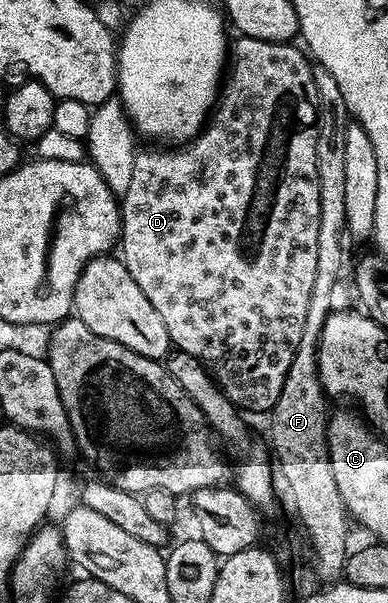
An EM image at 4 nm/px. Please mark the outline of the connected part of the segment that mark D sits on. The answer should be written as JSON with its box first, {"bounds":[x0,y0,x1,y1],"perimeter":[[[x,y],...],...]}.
{"bounds":[119,36,319,415],"perimeter":[[[238,36],[238,37],[237,37],[237,38],[236,38],[236,40],[237,40],[237,42],[235,42],[235,43],[234,43],[234,45],[233,45],[233,42],[232,42],[232,44],[230,44],[230,45],[229,45],[229,46],[228,46],[228,49],[227,49],[227,76],[226,76],[226,77],[225,77],[225,78],[224,78],[224,81],[223,81],[223,84],[222,84],[222,86],[221,86],[221,88],[220,88],[220,90],[219,90],[219,96],[218,96],[218,99],[217,99],[217,103],[216,103],[216,106],[215,106],[215,108],[214,108],[214,109],[213,109],[213,110],[212,110],[212,112],[210,112],[210,114],[209,114],[209,116],[208,116],[208,118],[207,118],[207,120],[206,120],[206,122],[205,122],[205,128],[204,128],[204,129],[202,129],[202,130],[201,130],[201,132],[200,132],[200,133],[198,133],[198,134],[197,134],[197,136],[196,136],[196,137],[194,137],[194,138],[193,138],[193,140],[192,140],[192,141],[187,141],[187,142],[184,142],[184,143],[181,143],[181,144],[178,144],[178,145],[177,145],[177,146],[176,146],[176,147],[157,147],[157,148],[161,148],[161,149],[145,149],[145,148],[142,148],[142,149],[141,149],[141,150],[140,150],[140,152],[138,152],[138,154],[137,154],[137,158],[136,158],[136,159],[135,159],[135,168],[134,168],[134,169],[133,169],[133,171],[132,171],[132,174],[131,174],[131,184],[129,184],[129,186],[128,186],[128,187],[127,187],[127,191],[126,191],[126,192],[125,192],[125,193],[122,193],[122,194],[120,194],[120,197],[119,197],[119,204],[120,204],[120,207],[121,207],[121,239],[120,239],[120,242],[119,242],[119,250],[120,250],[120,249],[121,249],[121,253],[120,253],[120,252],[119,252],[119,259],[120,259],[120,260],[121,260],[121,261],[122,261],[122,263],[123,263],[123,264],[125,264],[125,266],[126,266],[126,267],[127,267],[127,271],[131,271],[131,279],[135,279],[135,283],[139,283],[139,291],[143,291],[143,295],[147,295],[147,299],[148,299],[148,300],[149,300],[149,302],[151,302],[151,307],[155,307],[155,311],[159,311],[159,316],[161,316],[161,317],[162,317],[162,318],[163,318],[163,327],[167,327],[167,335],[168,335],[168,336],[169,336],[169,339],[170,339],[170,342],[172,342],[172,344],[173,344],[173,345],[174,345],[174,346],[176,346],[176,348],[177,348],[177,349],[178,349],[178,350],[180,350],[180,352],[182,352],[182,353],[186,353],[186,354],[187,354],[187,355],[195,355],[195,359],[199,359],[199,360],[200,360],[200,361],[201,361],[201,364],[202,364],[202,365],[204,365],[204,366],[205,366],[205,368],[206,368],[206,369],[208,369],[208,370],[209,370],[209,372],[210,372],[210,373],[212,373],[212,374],[213,374],[213,379],[214,379],[214,381],[216,381],[216,382],[217,382],[217,384],[218,384],[218,385],[220,385],[220,386],[221,386],[221,390],[223,390],[223,391],[224,391],[224,393],[225,393],[225,394],[226,394],[226,395],[228,395],[228,396],[229,396],[229,400],[230,400],[230,401],[232,401],[232,402],[233,402],[233,404],[234,404],[234,405],[236,405],[236,406],[237,406],[237,408],[238,408],[238,410],[241,410],[241,411],[246,411],[246,410],[245,410],[245,409],[250,409],[250,411],[251,411],[251,412],[253,412],[253,413],[262,413],[262,415],[265,415],[265,414],[268,414],[268,413],[269,413],[269,412],[270,412],[270,411],[271,411],[271,410],[272,410],[272,409],[273,409],[273,408],[274,408],[274,407],[275,407],[275,403],[276,403],[276,402],[277,402],[277,400],[278,400],[278,399],[279,399],[279,391],[283,391],[283,379],[287,379],[287,371],[291,371],[291,359],[295,359],[295,347],[299,347],[299,339],[303,339],[303,322],[305,322],[305,321],[306,321],[306,320],[307,320],[307,307],[308,307],[308,305],[310,305],[310,303],[311,303],[311,287],[315,287],[315,259],[316,259],[316,257],[318,257],[318,255],[319,255],[319,175],[318,175],[318,174],[317,174],[317,172],[316,172],[316,171],[315,171],[315,143],[316,143],[316,142],[317,142],[317,92],[316,92],[316,91],[315,91],[315,83],[314,83],[314,82],[313,82],[313,65],[312,65],[312,64],[311,64],[311,61],[310,61],[310,58],[309,58],[309,57],[308,57],[308,56],[306,56],[306,54],[305,54],[305,53],[304,53],[304,52],[302,52],[302,50],[301,50],[301,49],[300,49],[300,48],[298,48],[298,49],[299,49],[299,50],[297,50],[297,49],[296,49],[296,47],[295,47],[295,46],[296,46],[296,44],[293,44],[293,43],[286,43],[286,42],[284,42],[284,41],[264,41],[264,40],[263,40],[263,39],[251,39],[251,38],[250,38],[250,37],[242,37],[242,36]]]}

